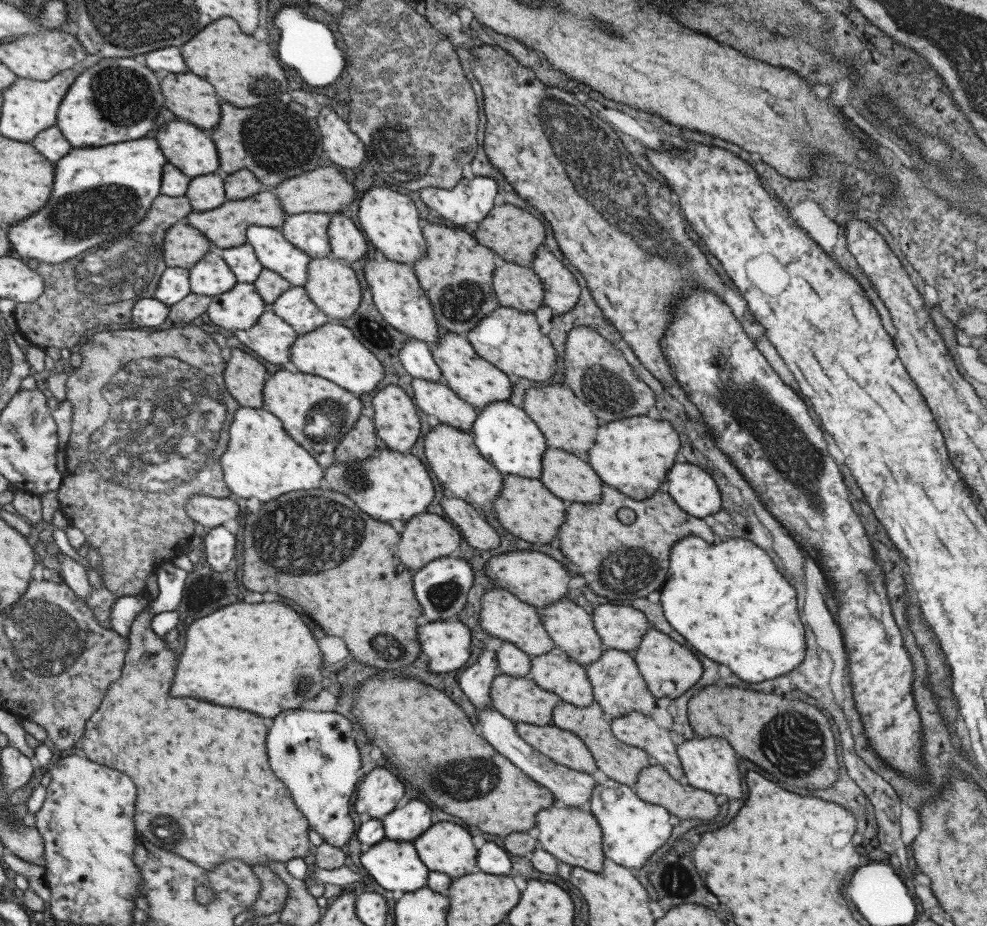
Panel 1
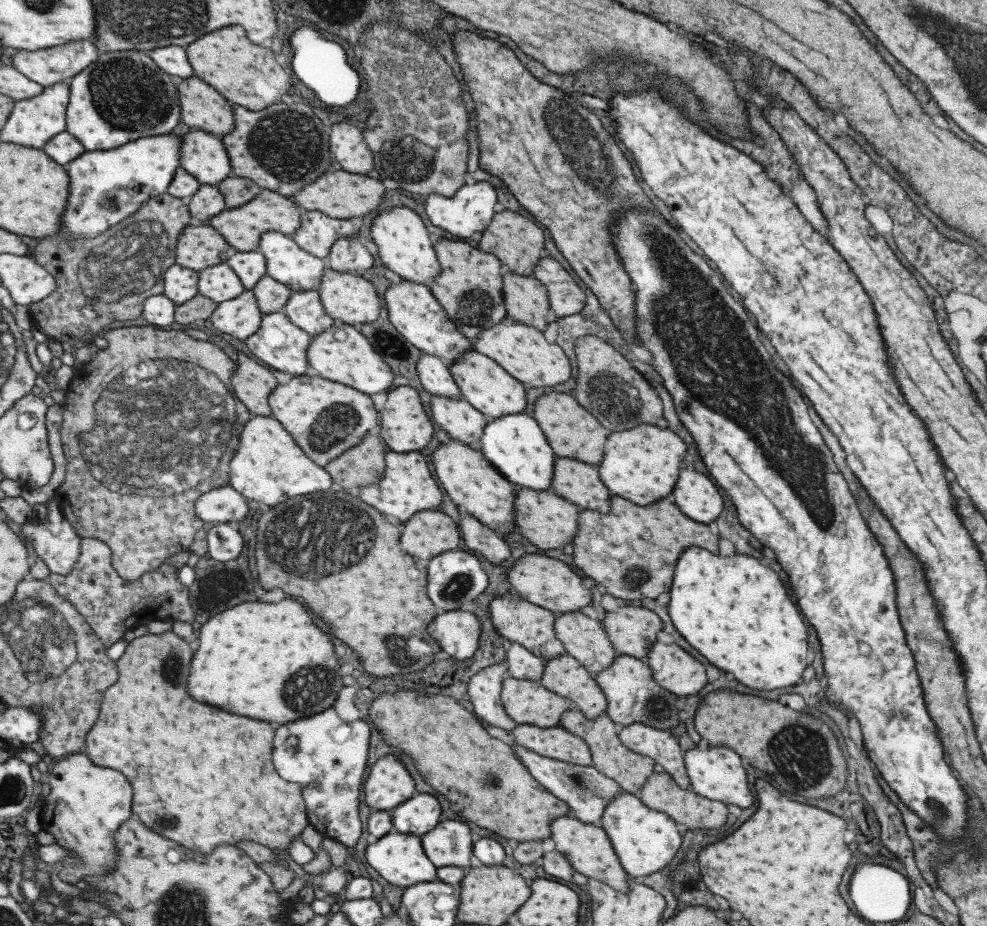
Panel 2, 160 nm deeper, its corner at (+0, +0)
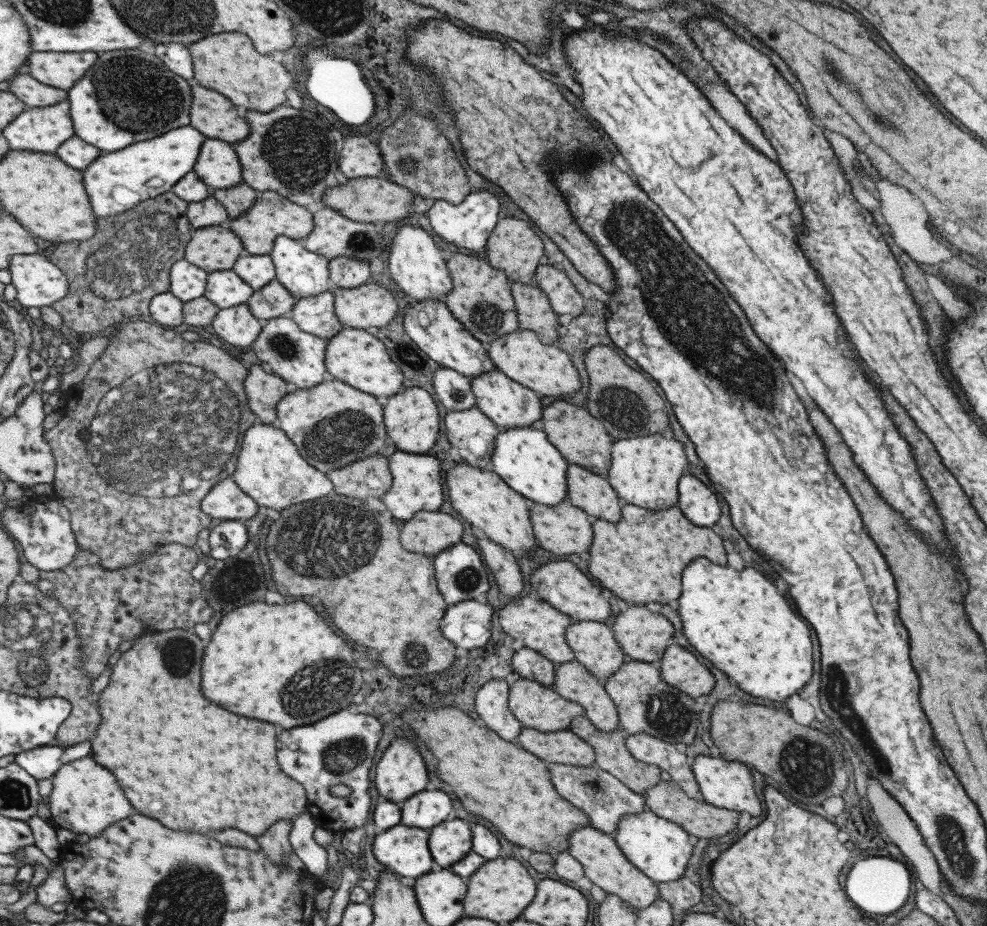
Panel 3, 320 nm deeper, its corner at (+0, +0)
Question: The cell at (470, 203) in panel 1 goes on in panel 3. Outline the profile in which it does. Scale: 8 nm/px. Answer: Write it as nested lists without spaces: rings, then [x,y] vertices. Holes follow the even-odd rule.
[[[469,192],[459,204],[449,204],[435,199],[427,211],[426,217],[433,232],[444,242],[477,252],[477,250],[483,250],[483,244],[486,244],[487,237],[497,222],[499,207],[498,199],[489,192]]]

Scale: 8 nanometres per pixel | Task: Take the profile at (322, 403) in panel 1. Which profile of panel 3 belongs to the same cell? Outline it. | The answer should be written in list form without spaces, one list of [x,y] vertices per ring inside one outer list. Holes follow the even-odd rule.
[[[324,379],[311,388],[287,393],[275,408],[274,425],[296,446],[305,462],[323,473],[343,468],[385,448],[387,438],[381,420],[381,404],[365,391],[359,392],[337,379]]]

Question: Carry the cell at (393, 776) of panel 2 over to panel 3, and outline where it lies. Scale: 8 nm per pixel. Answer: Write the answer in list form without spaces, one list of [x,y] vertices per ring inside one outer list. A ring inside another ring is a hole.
[[[397,738],[386,747],[373,776],[379,799],[398,804],[422,791],[427,782],[425,764],[407,738]]]

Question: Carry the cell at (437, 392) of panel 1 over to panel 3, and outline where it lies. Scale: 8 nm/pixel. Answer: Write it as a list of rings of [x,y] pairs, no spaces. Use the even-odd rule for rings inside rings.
[[[477,408],[447,410],[443,418],[450,446],[457,448],[462,462],[475,468],[492,470],[493,439],[502,428],[493,424]]]

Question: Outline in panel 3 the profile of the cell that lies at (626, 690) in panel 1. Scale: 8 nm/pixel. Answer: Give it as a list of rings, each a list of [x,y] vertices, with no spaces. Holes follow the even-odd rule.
[[[626,660],[604,684],[605,692],[615,705],[618,726],[628,735],[645,733],[659,740],[686,747],[697,732],[697,708],[693,698],[661,680],[659,671],[650,663]]]

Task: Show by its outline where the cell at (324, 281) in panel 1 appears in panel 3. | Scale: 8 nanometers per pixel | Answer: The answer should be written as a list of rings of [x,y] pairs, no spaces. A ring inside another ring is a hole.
[[[368,280],[355,288],[331,287],[335,316],[343,327],[384,328],[395,316],[397,304],[385,288]]]

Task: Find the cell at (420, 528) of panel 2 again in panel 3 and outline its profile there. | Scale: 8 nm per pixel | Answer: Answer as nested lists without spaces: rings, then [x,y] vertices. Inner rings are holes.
[[[417,512],[413,514],[413,518],[409,518],[409,522],[403,524],[401,530],[401,546],[409,552],[421,552],[421,554],[439,554],[445,546],[451,546],[458,543],[461,538],[461,522],[455,518],[451,518],[449,514],[441,514],[441,512]]]

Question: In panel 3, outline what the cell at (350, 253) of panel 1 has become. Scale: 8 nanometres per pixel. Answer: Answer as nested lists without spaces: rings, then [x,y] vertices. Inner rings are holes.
[[[335,257],[328,261],[328,279],[332,286],[355,288],[371,279],[369,262],[351,257]]]

